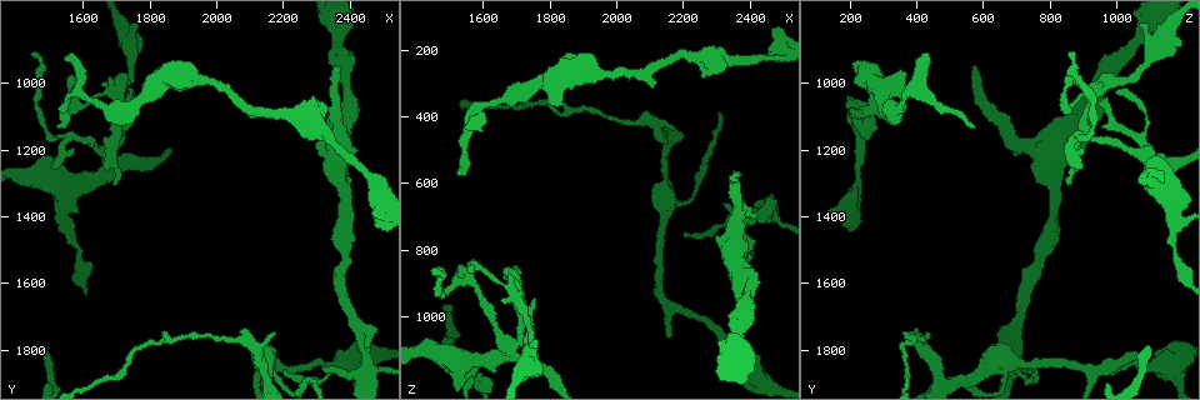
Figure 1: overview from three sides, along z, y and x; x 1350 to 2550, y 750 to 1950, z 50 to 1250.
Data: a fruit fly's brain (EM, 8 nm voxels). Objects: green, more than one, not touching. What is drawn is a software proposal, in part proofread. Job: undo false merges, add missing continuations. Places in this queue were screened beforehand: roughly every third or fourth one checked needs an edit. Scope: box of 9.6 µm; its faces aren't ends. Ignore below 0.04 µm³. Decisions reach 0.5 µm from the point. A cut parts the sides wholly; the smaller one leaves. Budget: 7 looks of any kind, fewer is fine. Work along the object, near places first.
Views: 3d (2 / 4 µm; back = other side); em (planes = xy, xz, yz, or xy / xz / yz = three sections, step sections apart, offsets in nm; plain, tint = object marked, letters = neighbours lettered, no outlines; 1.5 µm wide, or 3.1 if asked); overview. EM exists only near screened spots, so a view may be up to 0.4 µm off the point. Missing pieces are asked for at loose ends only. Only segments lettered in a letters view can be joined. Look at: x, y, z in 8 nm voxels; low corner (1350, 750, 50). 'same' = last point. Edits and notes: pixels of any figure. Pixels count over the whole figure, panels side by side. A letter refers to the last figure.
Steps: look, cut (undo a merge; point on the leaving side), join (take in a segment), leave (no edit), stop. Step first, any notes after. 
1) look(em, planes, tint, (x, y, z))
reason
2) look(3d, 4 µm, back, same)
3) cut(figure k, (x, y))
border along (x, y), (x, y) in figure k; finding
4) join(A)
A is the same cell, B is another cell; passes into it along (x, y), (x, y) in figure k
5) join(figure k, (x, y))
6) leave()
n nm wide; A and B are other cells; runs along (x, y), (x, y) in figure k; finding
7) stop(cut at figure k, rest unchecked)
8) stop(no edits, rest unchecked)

look(em, xy, step 4, tint, (2450, 1870, 680))
three arms meet

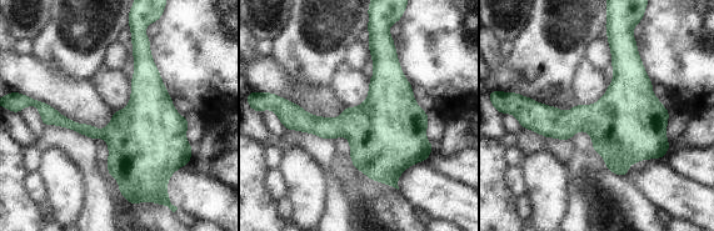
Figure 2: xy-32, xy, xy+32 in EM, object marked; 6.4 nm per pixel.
look(em, planes, tint, same)

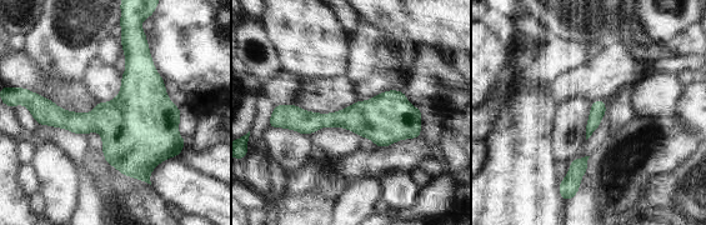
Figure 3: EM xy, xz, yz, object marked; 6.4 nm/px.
look(em, planes, letters, same)
see the neighbours

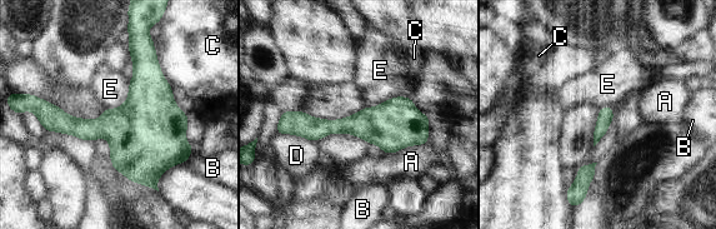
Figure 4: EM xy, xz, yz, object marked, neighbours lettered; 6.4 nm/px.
leave()
A, B, C, D and E are other cells; one neuron here

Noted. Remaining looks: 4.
look(em, planes, plain, (2340, 1850, 1090))
thick turns thin

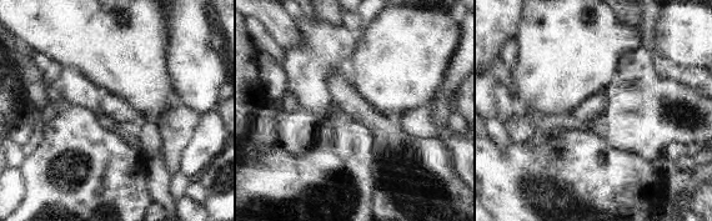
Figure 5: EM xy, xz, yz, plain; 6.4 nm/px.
look(em, planes, letters, same)

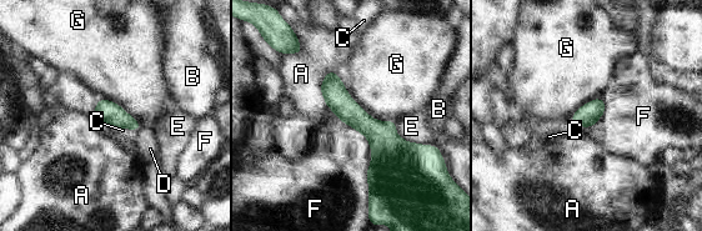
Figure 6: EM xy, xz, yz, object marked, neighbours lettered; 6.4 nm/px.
leave()
A, B, C, D, E, F and G are other cells; border along (336, 116), (370, 146), (369, 200) in figure 6; continuous, no second neuron

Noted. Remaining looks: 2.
look(em, planes, letters, (1440, 910, 850))
long arm stops here

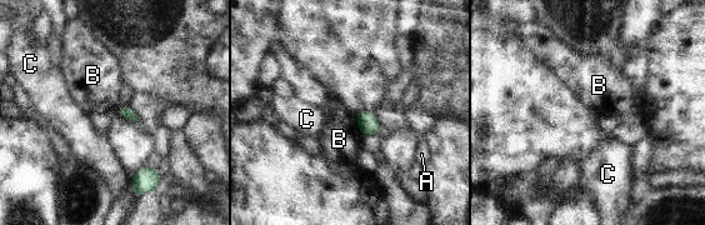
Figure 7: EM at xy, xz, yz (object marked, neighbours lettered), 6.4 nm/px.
leave()
A, B and C are other cells; border along (355, 115), (358, 128), (363, 135) in figure 7; none of them fits

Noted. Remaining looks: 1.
stop(no edits, rest unchecked)

